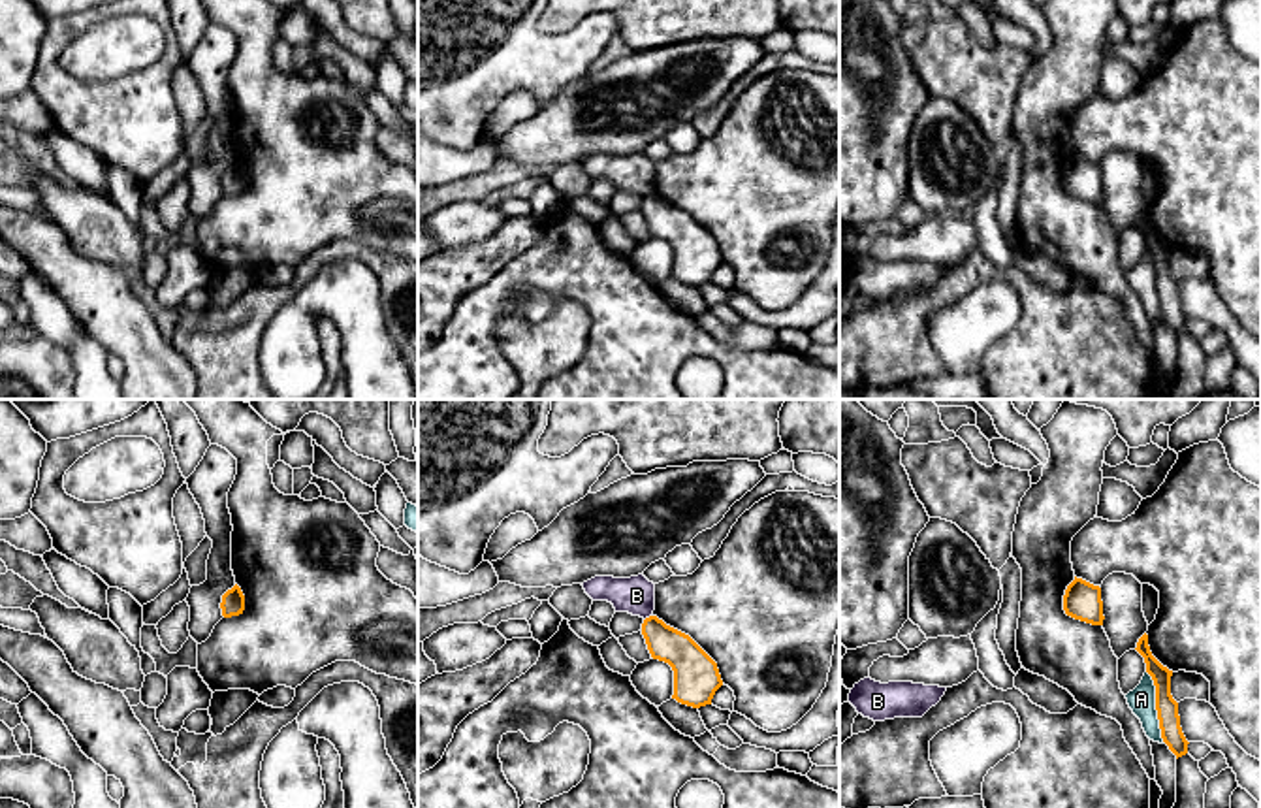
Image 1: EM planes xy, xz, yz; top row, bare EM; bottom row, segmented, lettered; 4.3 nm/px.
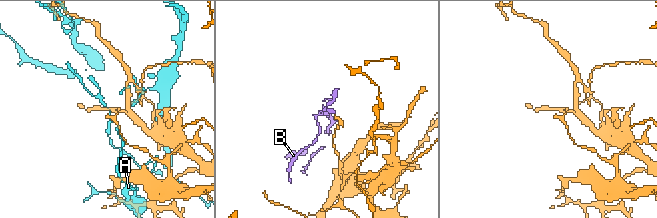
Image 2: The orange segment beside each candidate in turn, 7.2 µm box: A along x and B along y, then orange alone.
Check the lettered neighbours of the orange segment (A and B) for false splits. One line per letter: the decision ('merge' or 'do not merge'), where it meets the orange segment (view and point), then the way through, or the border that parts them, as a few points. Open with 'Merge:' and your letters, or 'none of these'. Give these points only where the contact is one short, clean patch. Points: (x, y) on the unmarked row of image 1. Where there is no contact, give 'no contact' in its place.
Merge: none of these
A: do not merge; meets orange in yz at (1156, 285)
B: do not merge; meets orange in xz at (650, 194); border along xz (652, 193), (644, 198)

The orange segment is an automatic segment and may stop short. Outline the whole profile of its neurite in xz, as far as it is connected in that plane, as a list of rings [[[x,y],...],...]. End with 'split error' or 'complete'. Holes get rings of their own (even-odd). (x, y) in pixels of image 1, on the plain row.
[[[657,194],[644,198],[642,213],[651,235],[668,241],[674,249],[672,277],[693,286],[711,283],[723,264],[717,241],[689,213]]]; complete

